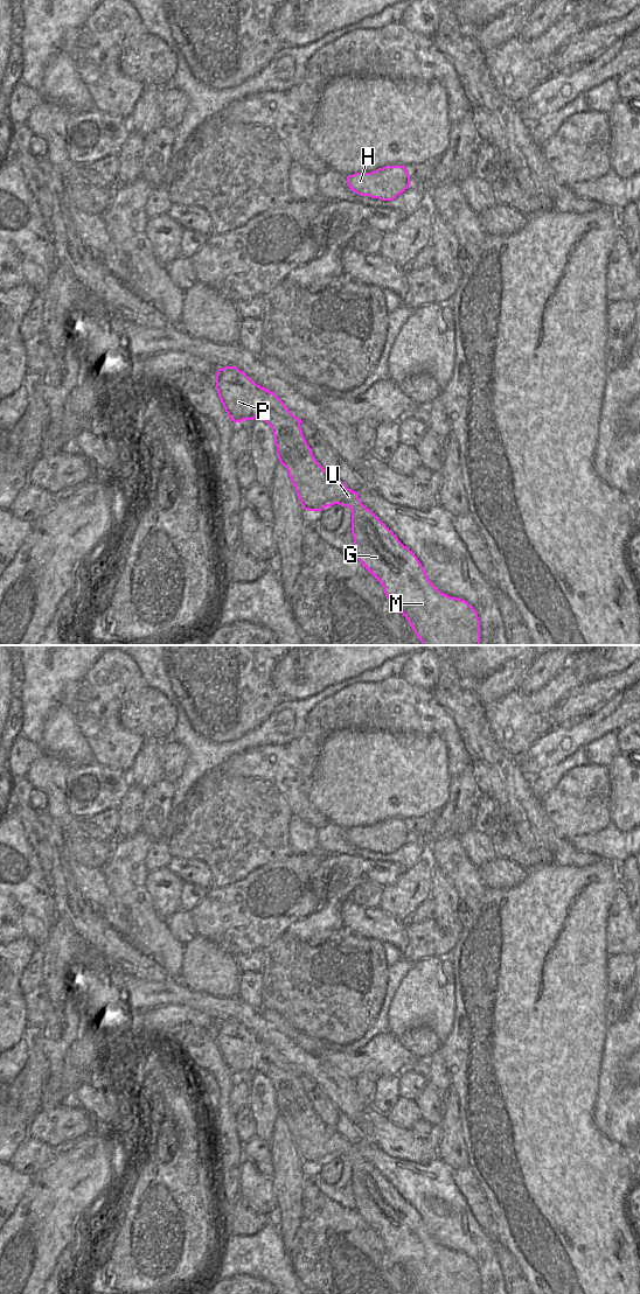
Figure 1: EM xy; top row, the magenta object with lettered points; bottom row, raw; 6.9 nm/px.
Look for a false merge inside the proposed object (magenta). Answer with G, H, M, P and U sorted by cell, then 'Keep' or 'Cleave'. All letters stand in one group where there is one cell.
Groups: G H M P U. Keep.

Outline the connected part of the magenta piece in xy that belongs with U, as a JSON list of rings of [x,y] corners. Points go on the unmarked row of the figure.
[[[224,1020],[216,1026],[218,1051],[235,1077],[255,1071],[266,1076],[274,1089],[277,1110],[286,1121],[295,1147],[305,1163],[321,1164],[339,1157],[352,1163],[352,1189],[361,1218],[382,1238],[394,1262],[409,1275],[419,1294],[480,1294],[480,1273],[465,1253],[441,1246],[427,1231],[415,1206],[359,1152],[359,1146],[332,1129],[313,1110],[299,1073],[273,1045],[257,1038],[236,1020]]]

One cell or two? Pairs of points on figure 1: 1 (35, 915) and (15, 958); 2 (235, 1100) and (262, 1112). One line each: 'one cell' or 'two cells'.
1: two cells
2: two cells

